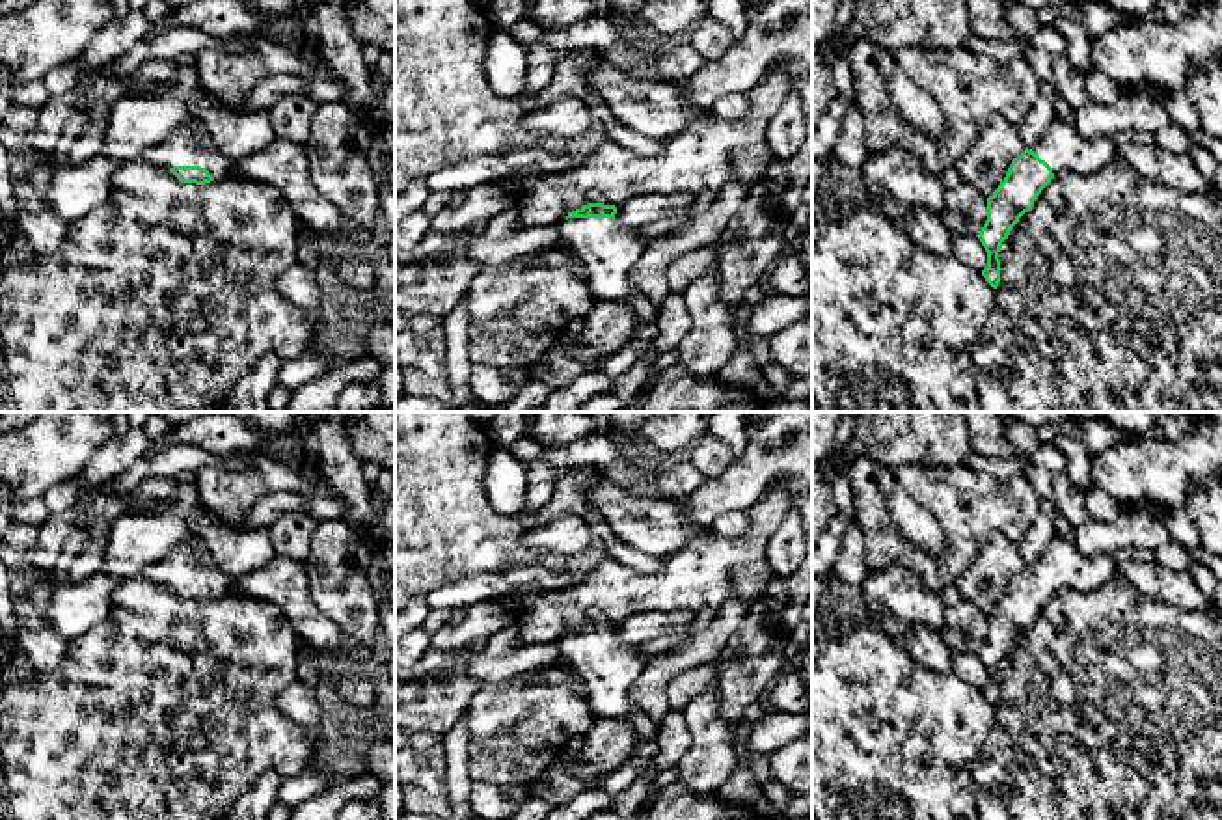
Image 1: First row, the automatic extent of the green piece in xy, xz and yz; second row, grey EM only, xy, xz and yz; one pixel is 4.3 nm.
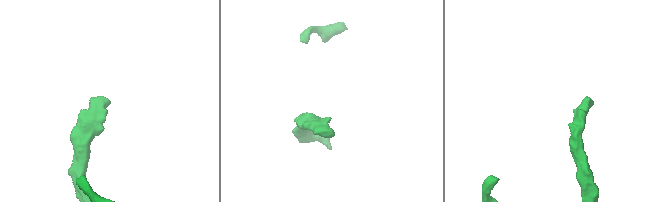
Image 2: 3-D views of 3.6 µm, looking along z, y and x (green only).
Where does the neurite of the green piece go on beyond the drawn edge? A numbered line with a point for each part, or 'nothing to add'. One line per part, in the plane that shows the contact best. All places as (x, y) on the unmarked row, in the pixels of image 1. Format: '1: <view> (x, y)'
1: xy (187, 563)

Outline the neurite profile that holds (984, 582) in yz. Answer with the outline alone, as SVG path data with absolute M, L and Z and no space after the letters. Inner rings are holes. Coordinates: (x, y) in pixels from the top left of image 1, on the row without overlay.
M993 533L989 544L957 580L965 602L984 615L993 613L1004 598L1010 581L1026 567L1017 542L1004 533Z

